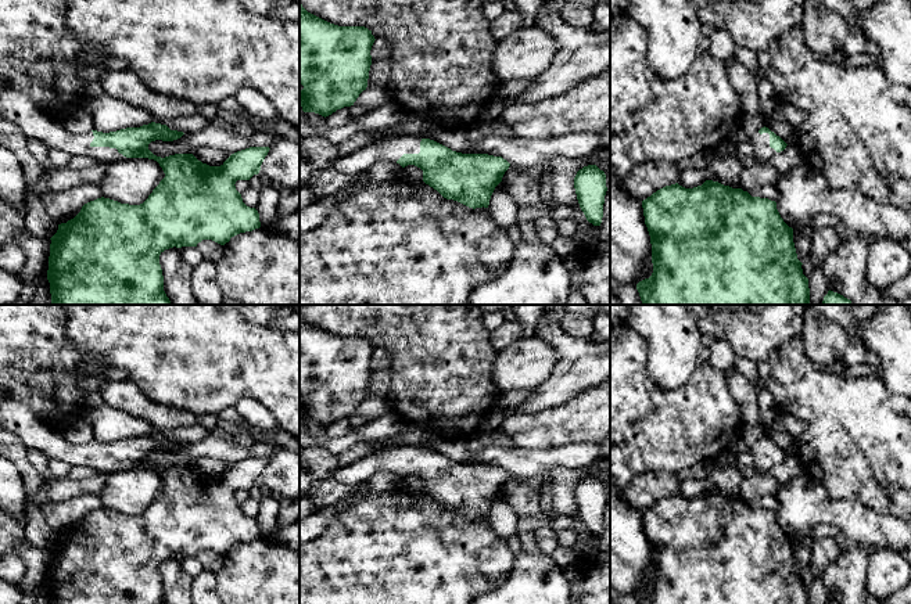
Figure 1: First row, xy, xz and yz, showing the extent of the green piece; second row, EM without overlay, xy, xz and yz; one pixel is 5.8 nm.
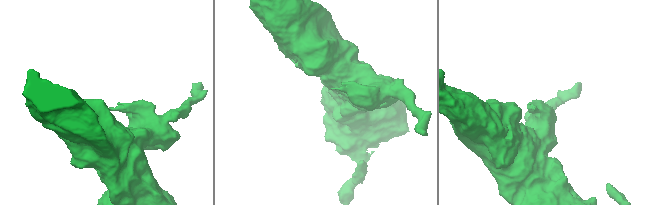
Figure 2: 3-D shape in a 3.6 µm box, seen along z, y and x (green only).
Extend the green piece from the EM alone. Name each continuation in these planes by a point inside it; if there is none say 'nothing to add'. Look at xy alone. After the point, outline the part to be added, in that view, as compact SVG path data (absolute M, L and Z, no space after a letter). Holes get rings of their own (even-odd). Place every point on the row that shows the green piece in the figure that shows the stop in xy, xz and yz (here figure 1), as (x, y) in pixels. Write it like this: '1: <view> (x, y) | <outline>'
1: xy (17, 107) | M12 87L0 89L0 115L14 122L28 139L37 139L49 148L62 150L71 157L86 155L100 162L129 159L116 148L92 147L93 132L68 133L60 121L39 111L26 94Z

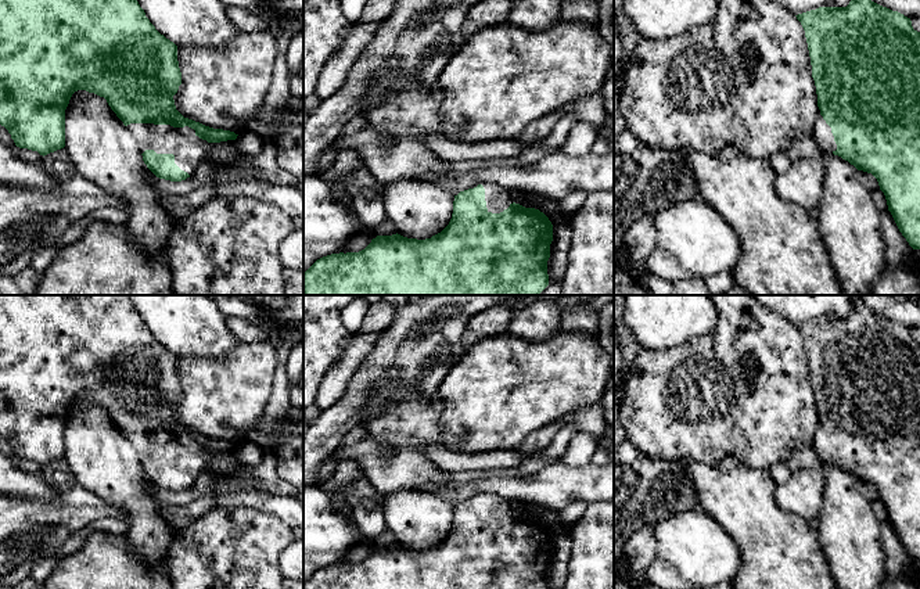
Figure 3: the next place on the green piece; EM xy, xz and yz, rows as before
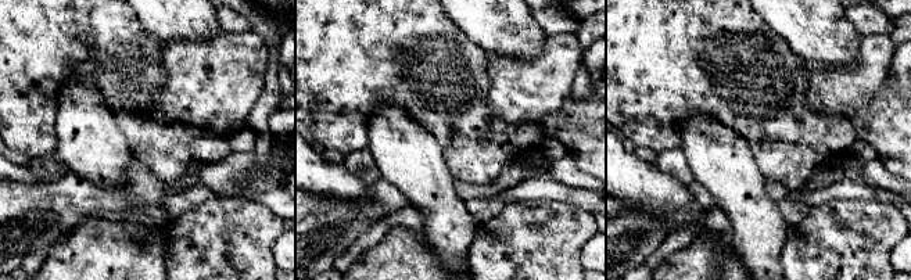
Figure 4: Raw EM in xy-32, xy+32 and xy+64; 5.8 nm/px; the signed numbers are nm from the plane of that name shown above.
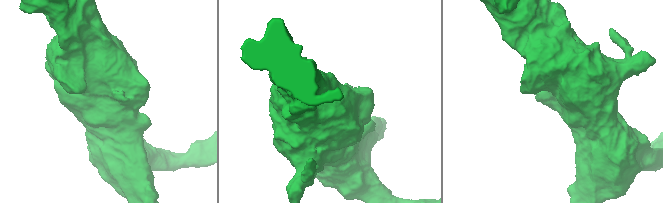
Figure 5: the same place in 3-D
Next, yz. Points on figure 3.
1: yz (823, 137) | M819 115L815 123L815 132L812 137L815 139L815 143L817 144L820 154L837 150L831 128L826 123L822 115Z

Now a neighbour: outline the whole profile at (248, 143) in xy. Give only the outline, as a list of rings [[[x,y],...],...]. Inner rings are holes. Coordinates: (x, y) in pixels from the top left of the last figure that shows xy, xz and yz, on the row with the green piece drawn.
[[[244,130],[237,136],[236,143],[240,154],[258,157],[263,150],[265,140],[254,132]]]

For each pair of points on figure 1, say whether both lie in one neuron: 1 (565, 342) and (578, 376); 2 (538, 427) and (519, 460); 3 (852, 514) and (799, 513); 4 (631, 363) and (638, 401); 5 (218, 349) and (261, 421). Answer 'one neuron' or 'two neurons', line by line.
1: one neuron
2: two neurons
3: one neuron
4: one neuron
5: two neurons

